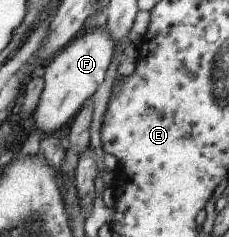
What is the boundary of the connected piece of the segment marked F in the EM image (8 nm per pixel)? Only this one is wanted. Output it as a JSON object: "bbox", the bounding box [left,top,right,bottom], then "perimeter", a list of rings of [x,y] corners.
{"bbox":[33,26,117,135],"perimeter":[[[107,26],[96,27],[75,37],[44,66],[41,72],[44,78],[44,88],[33,112],[35,126],[39,132],[51,135],[78,115],[77,112],[87,104],[91,96],[99,90],[99,86],[105,82],[107,72],[113,64],[115,45],[117,45],[116,40],[107,30]]]}

